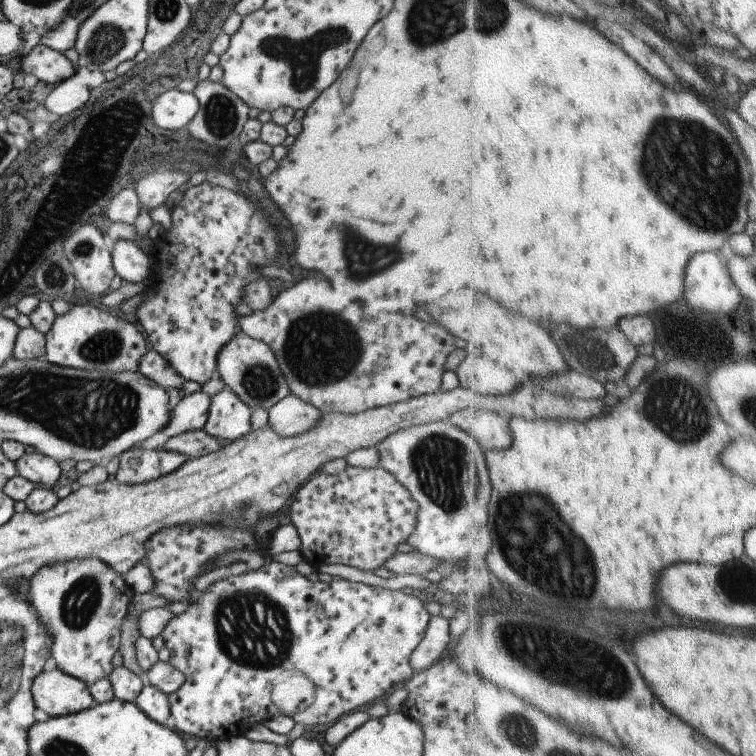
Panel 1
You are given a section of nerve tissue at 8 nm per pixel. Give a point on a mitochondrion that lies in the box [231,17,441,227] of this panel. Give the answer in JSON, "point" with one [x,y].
{"point":[300,57]}

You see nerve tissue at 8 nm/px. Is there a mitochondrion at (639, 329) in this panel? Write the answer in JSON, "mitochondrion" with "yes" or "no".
{"mitochondrion":"no"}

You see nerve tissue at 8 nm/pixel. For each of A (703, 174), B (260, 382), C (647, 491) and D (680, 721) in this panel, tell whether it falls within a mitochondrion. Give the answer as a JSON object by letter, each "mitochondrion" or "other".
{"A":"mitochondrion","B":"mitochondrion","C":"other","D":"other"}

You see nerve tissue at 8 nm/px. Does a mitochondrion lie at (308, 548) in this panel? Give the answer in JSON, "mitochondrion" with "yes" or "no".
{"mitochondrion":"no"}

